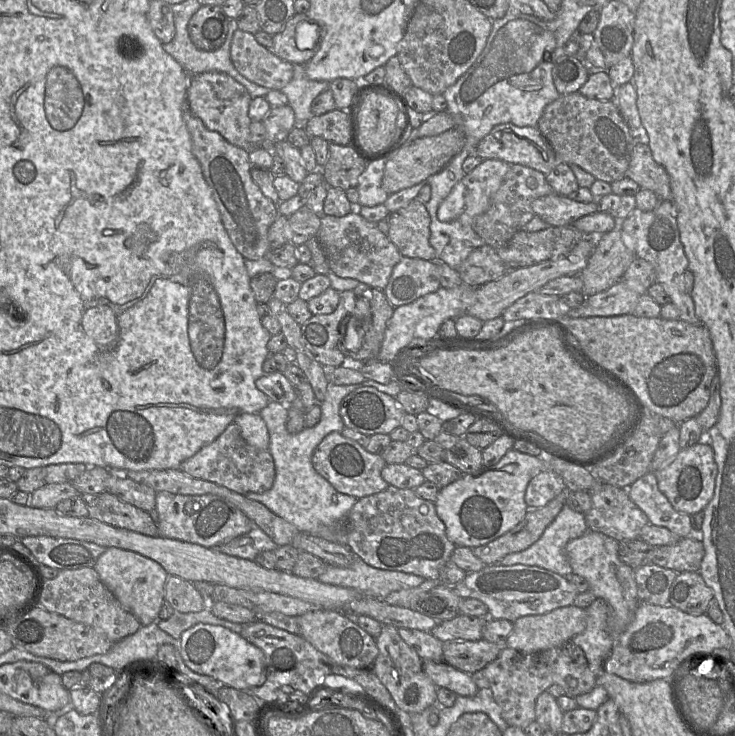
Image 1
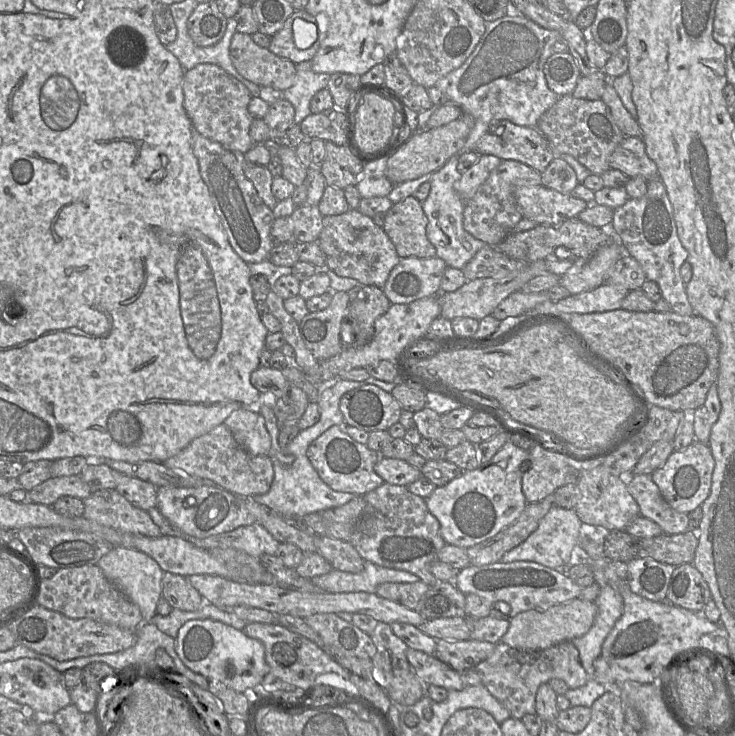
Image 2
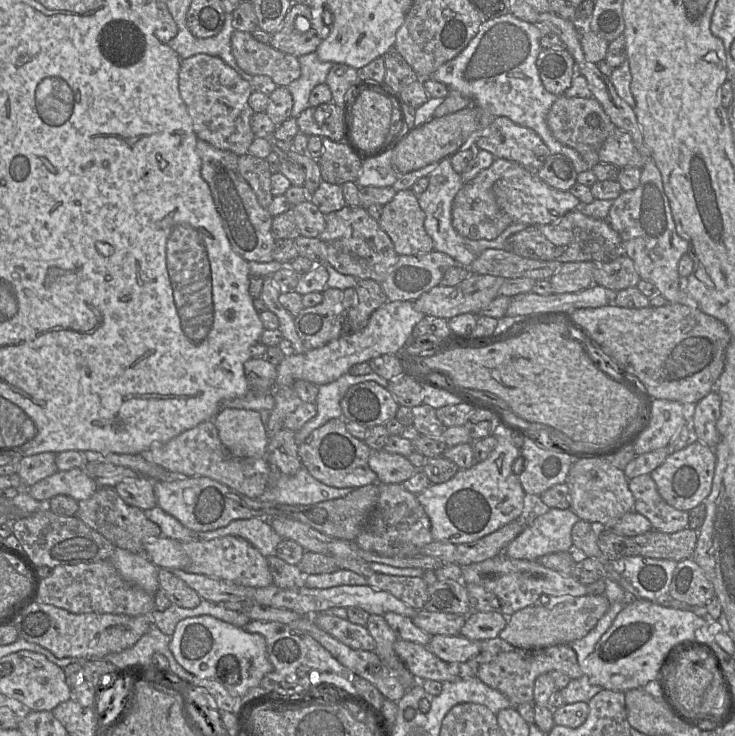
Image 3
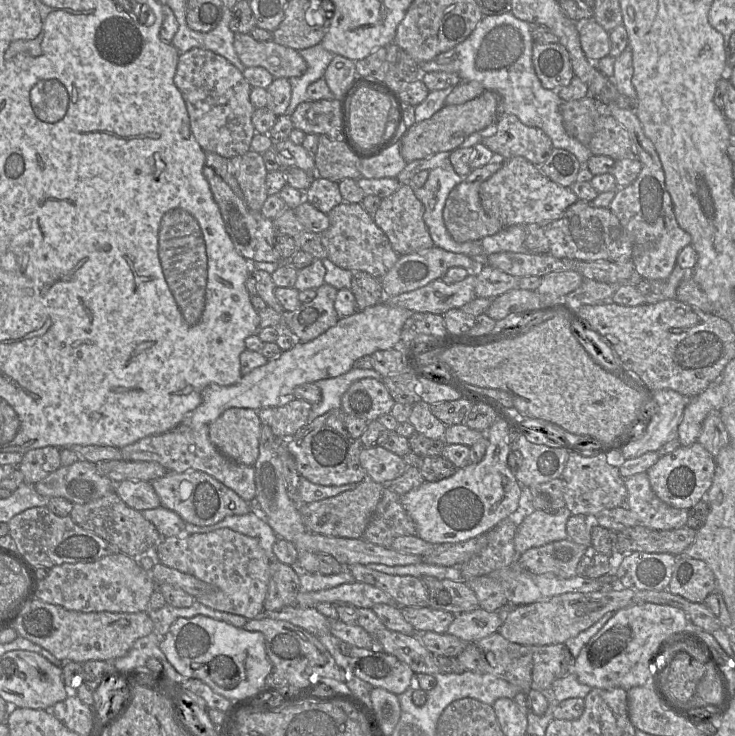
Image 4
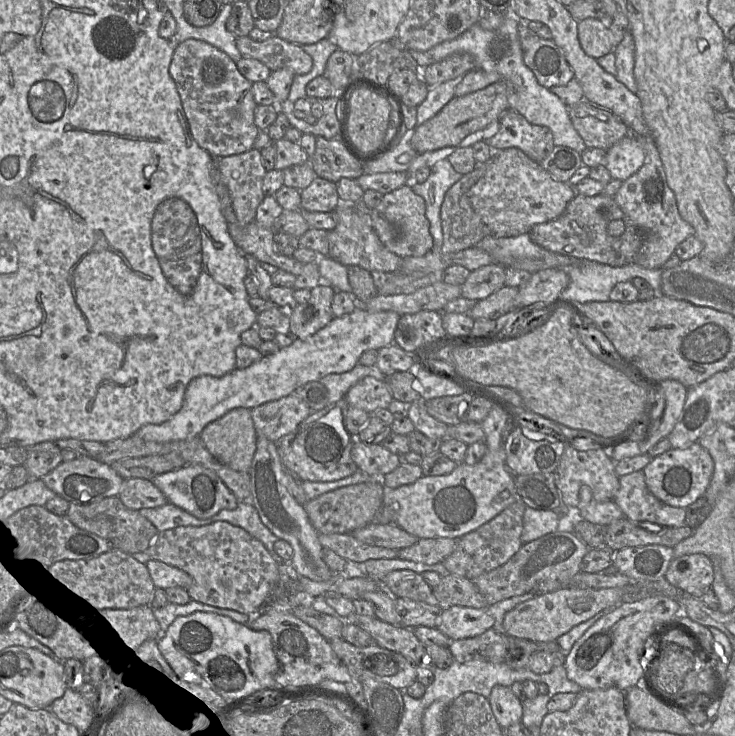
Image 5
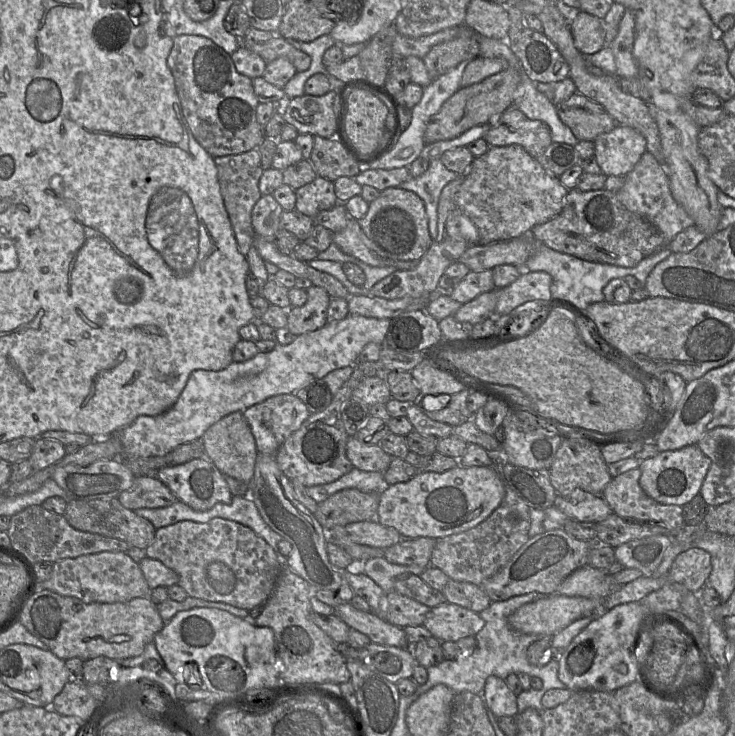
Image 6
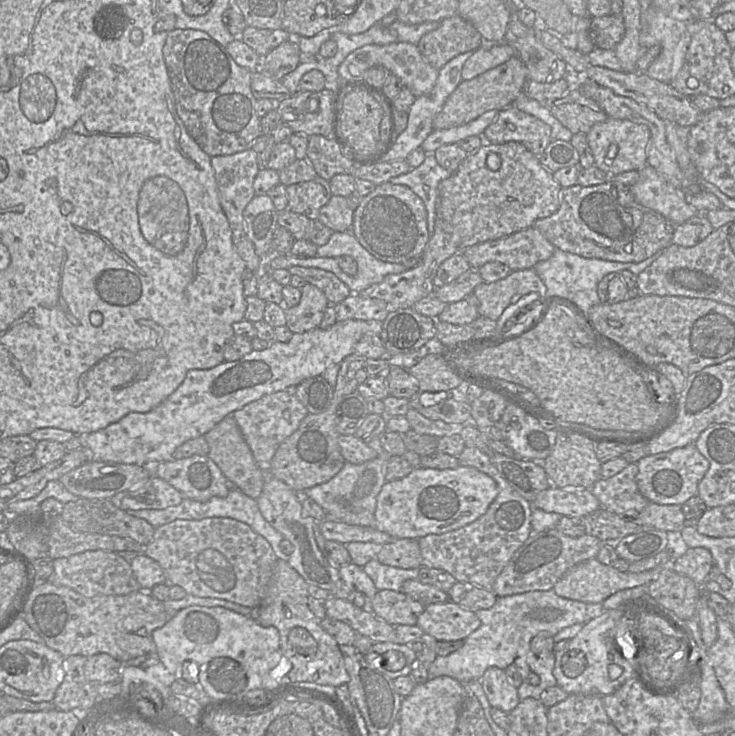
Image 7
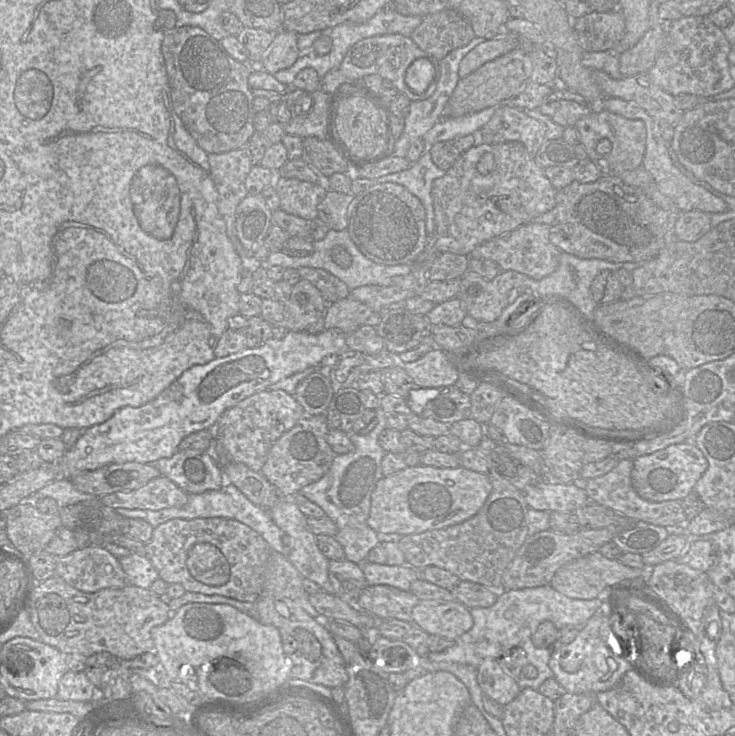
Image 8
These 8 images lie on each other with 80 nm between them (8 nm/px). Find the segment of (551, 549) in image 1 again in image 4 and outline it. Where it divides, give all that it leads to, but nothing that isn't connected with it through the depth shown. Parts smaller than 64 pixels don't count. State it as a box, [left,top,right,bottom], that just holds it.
[514,508,572,555]

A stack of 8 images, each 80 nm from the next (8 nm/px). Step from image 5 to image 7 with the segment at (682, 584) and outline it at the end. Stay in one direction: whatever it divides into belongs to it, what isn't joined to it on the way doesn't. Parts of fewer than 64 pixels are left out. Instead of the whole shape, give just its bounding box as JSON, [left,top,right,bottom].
[672,547,714,586]

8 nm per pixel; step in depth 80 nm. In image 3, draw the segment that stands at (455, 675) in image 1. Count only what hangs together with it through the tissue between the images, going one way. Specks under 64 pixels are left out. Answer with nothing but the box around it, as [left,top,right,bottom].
[394,639,458,683]

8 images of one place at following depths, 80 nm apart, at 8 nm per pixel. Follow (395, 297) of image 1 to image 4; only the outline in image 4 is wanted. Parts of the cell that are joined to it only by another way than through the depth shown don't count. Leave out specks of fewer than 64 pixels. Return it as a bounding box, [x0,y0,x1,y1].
[380,246,478,297]

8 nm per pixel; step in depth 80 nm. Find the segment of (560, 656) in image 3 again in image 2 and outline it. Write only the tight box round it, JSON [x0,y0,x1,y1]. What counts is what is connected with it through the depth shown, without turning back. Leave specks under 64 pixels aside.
[474,642,590,720]

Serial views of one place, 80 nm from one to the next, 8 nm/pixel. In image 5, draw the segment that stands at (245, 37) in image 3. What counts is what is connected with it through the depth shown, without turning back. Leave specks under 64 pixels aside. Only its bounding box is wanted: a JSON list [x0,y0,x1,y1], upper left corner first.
[236,34,313,75]

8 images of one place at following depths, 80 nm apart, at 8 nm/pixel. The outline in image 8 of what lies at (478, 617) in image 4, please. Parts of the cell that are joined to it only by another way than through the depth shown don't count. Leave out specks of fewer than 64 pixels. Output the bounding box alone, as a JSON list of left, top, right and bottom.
[411,600,473,640]

